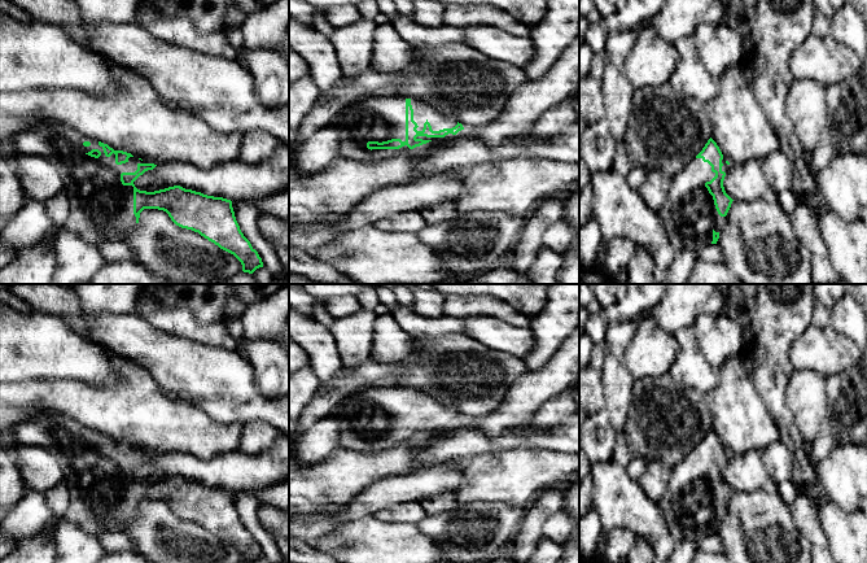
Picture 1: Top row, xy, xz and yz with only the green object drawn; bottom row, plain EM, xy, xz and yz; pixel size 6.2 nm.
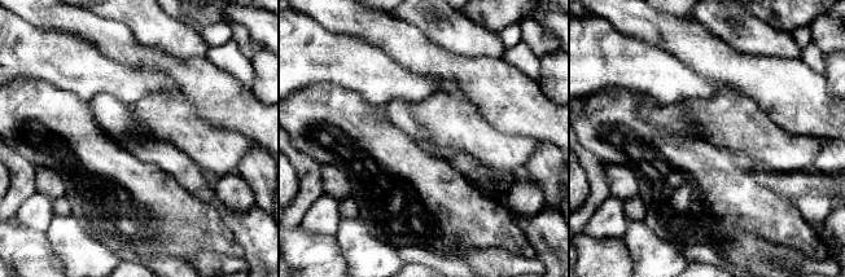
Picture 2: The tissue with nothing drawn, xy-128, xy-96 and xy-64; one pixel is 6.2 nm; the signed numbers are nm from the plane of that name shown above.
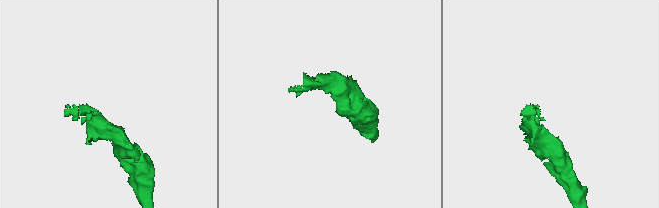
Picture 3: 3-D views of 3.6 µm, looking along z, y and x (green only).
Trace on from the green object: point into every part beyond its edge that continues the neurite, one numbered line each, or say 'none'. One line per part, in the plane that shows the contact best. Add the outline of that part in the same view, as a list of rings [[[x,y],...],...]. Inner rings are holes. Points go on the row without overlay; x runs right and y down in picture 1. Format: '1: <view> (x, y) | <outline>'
1: xz (380, 410) | [[[372,388],[367,390],[356,390],[346,397],[333,407],[328,416],[333,416],[340,427],[340,448],[346,450],[359,451],[378,451],[390,449],[400,442],[408,441],[407,436],[399,440],[368,440],[368,432],[387,432],[391,429],[400,429],[406,432],[406,389],[397,388]]]

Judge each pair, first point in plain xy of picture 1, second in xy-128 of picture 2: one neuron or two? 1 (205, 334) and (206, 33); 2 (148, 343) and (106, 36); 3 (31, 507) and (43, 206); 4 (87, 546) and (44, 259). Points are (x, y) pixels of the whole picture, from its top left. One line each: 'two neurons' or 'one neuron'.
1: two neurons
2: one neuron
3: one neuron
4: two neurons

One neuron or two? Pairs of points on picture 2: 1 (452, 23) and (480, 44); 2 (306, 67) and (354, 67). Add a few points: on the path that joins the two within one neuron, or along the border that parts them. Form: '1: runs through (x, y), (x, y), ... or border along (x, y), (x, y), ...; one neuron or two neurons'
1: runs through (459, 30), (473, 40); one neuron
2: runs through (318, 67), (342, 67); one neuron

